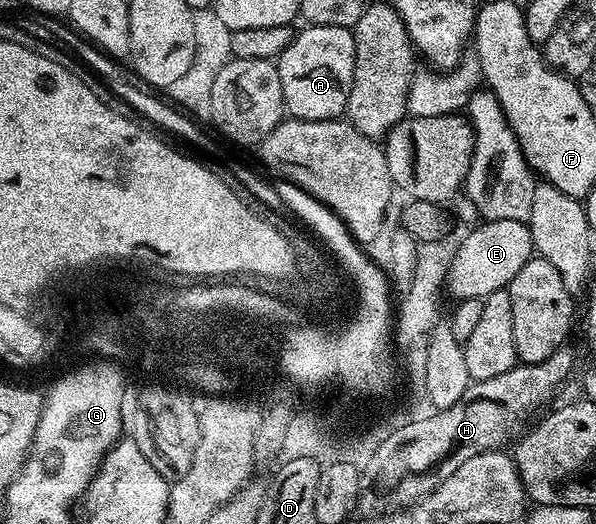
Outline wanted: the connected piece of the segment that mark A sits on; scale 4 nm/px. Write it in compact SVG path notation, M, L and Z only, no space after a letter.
M309 24L275 60L285 111L294 120L336 120L346 111L355 73L355 38L352 28Z

